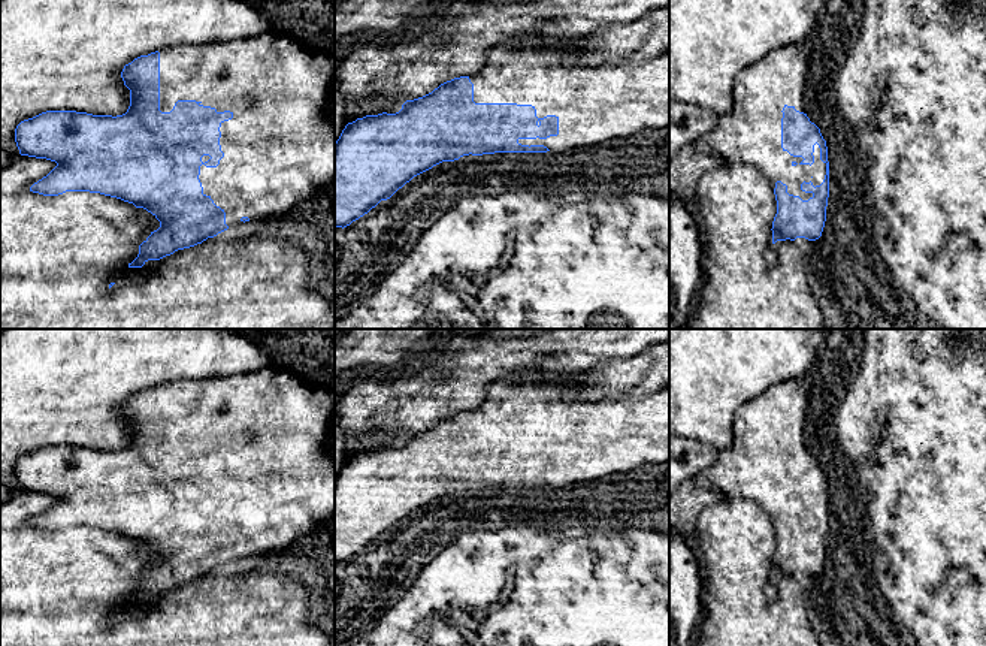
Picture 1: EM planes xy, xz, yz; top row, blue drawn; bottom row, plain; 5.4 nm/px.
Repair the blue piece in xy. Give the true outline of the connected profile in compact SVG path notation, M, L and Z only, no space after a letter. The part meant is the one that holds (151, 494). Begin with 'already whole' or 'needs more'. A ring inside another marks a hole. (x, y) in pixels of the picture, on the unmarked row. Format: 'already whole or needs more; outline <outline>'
needs more; outline M266 366L251 374L181 380L140 390L124 401L121 413L130 425L125 449L46 446L21 456L15 477L21 490L57 498L30 526L100 528L143 543L160 556L128 603L142 603L148 595L202 579L245 556L284 549L335 516L335 458L327 447L335 390L311 387L291 371Z

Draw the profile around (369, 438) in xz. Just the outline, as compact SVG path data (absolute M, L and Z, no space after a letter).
M379 429L376 432L366 432L363 435L354 437L354 440L347 444L348 447L359 447L359 446L373 446L379 444L382 440L388 438L391 435L391 431L388 429Z

